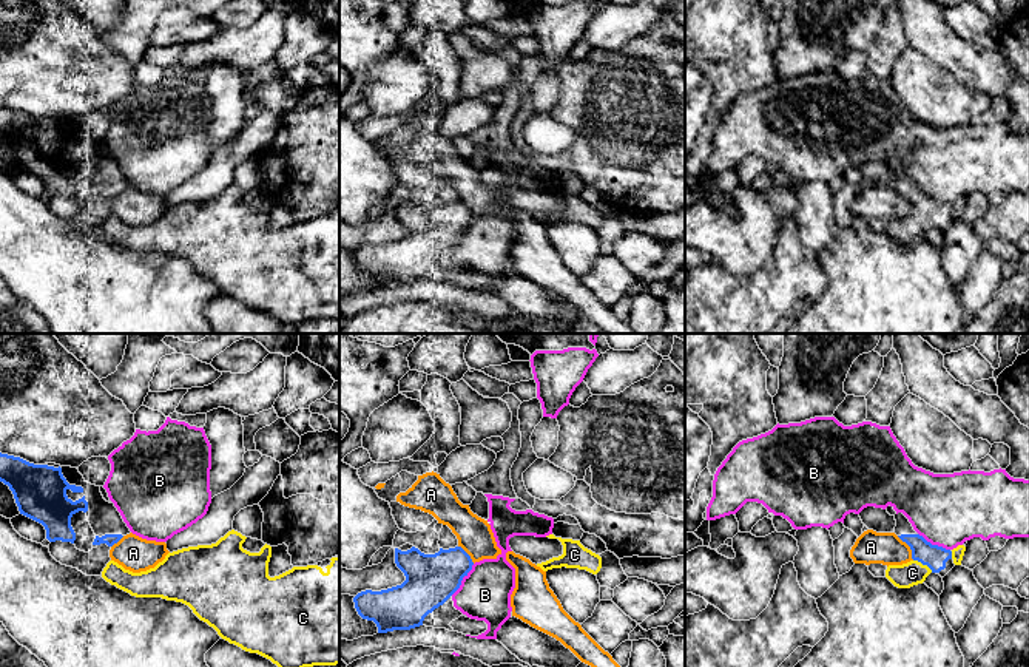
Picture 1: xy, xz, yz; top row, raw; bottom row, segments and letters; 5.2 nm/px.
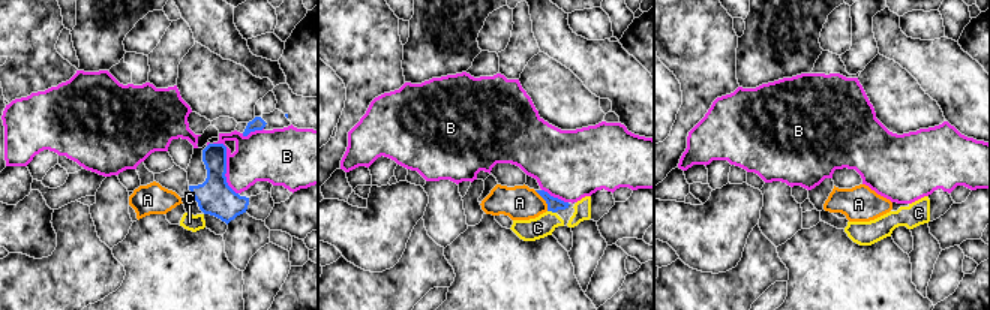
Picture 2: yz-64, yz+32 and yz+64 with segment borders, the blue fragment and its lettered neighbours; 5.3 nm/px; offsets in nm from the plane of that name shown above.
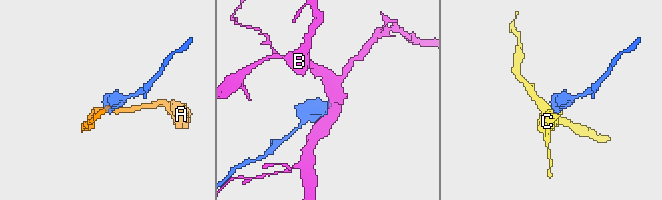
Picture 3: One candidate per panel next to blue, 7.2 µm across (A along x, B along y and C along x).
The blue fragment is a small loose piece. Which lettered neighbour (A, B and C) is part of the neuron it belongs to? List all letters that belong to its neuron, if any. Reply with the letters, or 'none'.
C

